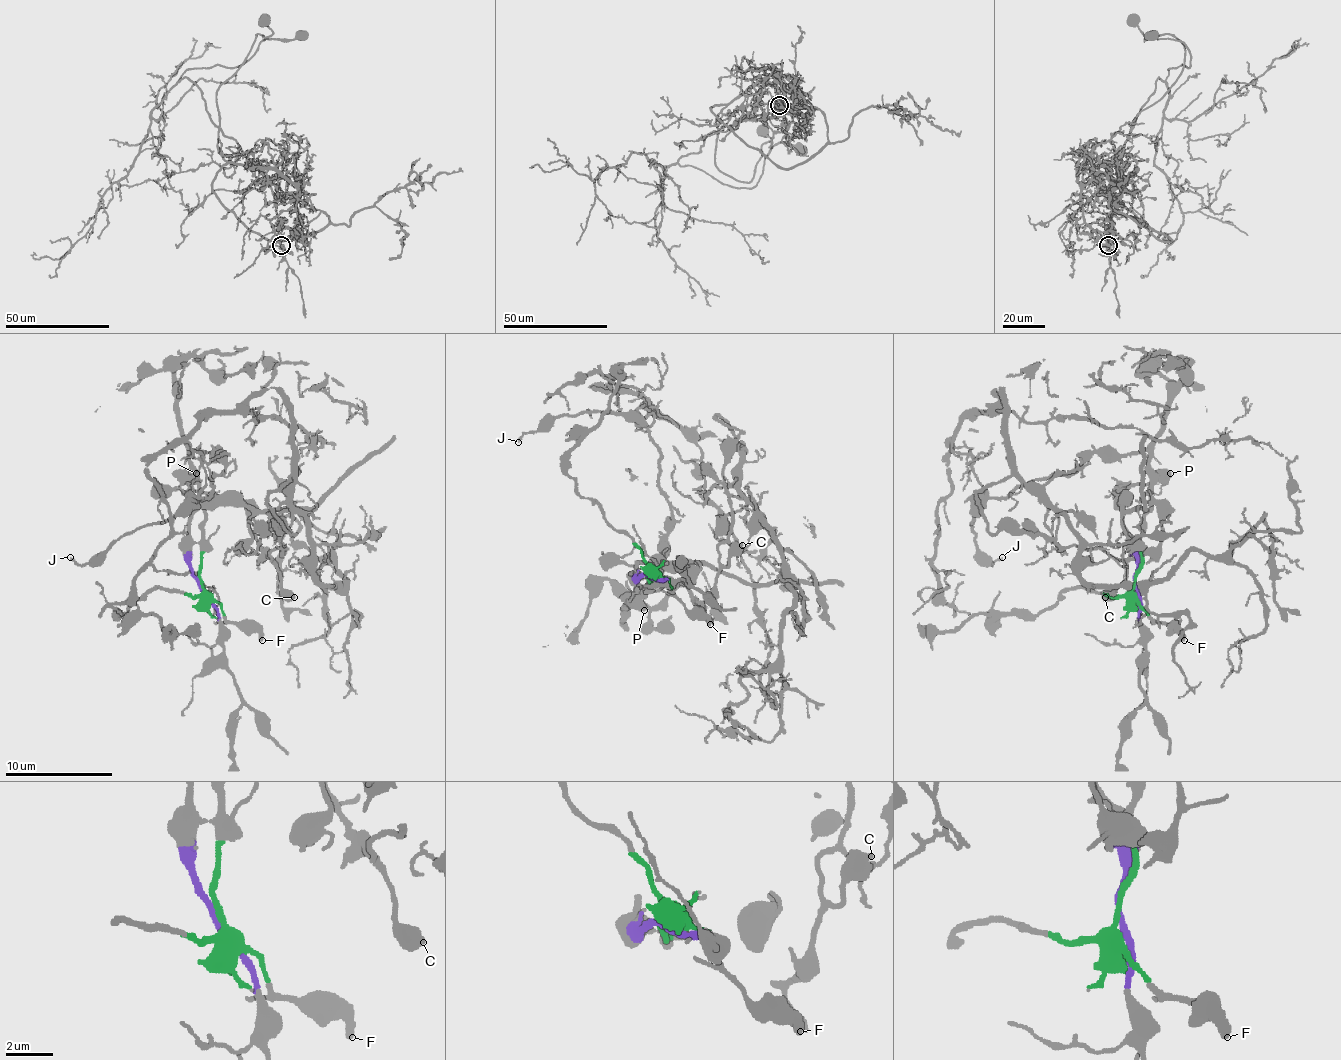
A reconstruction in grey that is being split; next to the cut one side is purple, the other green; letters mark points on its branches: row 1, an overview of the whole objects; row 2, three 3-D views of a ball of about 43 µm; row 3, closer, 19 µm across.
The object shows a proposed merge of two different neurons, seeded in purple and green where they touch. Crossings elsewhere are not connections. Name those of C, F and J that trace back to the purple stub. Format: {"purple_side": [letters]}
{"purple_side": []}

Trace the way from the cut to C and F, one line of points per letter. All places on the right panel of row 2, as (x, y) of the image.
C: (1133, 587), (1149, 494), (1141, 499), (1157, 507), (1160, 542), (1136, 555), (1128, 563), (1125, 579), (1104, 598)
F: (1133, 587), (1133, 598), (1155, 619), (1171, 627), (1184, 641)

